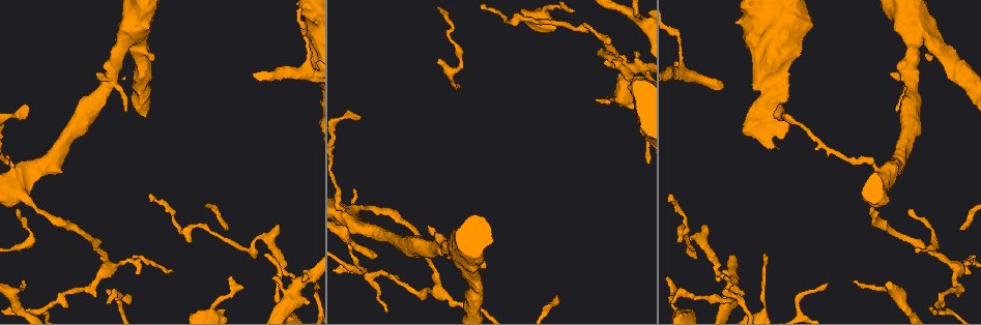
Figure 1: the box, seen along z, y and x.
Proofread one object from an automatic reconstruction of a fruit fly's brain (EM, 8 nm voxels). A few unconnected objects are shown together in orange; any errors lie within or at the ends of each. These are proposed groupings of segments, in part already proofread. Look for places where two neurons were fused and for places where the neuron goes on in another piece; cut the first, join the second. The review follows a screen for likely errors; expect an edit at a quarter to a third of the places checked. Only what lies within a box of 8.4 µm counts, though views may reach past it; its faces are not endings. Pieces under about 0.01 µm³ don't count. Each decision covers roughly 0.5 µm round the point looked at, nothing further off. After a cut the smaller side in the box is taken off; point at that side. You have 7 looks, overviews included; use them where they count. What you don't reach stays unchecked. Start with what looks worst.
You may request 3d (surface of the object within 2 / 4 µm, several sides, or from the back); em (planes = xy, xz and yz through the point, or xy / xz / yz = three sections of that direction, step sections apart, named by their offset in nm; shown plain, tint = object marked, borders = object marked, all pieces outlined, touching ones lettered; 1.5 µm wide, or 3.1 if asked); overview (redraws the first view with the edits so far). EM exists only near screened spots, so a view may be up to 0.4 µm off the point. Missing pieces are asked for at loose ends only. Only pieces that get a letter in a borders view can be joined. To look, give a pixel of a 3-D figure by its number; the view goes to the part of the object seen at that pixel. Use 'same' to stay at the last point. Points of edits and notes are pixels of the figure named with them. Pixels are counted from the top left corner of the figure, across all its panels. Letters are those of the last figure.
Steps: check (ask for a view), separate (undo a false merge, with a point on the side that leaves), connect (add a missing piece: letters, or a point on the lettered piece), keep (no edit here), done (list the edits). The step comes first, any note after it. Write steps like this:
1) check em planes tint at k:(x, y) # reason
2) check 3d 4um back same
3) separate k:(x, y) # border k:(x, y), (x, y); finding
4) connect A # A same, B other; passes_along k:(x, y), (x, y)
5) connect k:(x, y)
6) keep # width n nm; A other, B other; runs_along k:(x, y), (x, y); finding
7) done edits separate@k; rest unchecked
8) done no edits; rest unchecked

check em yz step 4 tint at 1:(912, 208) # an open end

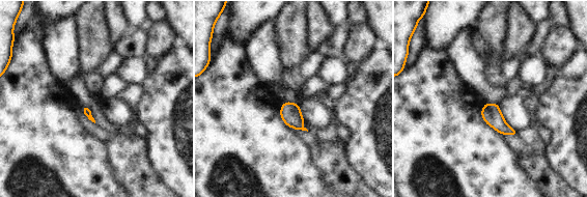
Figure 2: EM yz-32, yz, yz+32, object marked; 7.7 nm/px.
check em planes borders same

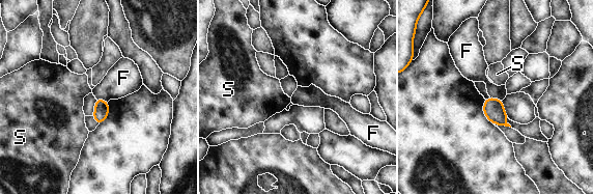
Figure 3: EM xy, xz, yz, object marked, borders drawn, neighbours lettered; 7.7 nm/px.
keep # longest_contact F 100 nm; F other, S other; border 3:(490, 96), (502, 100); none of them fits

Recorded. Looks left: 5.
check 3d 2um at 1:(780, 104) # end of a long branch

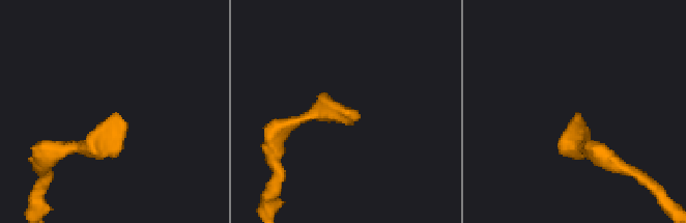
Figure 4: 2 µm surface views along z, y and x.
check em xy step 8 borders at 4:(582, 120) # shape alone is not enough

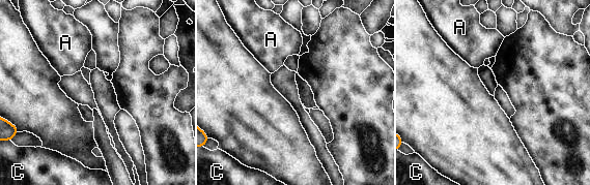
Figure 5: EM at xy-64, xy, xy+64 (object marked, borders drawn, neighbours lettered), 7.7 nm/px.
check em planes borders same

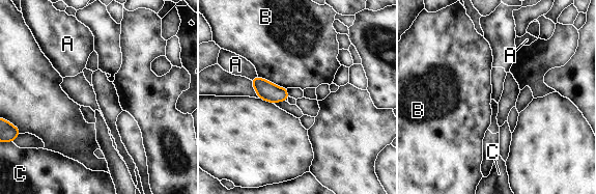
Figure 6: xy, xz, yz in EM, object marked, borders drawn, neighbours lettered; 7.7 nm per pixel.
keep # A other, B other, C other; border 6:(258, 76), (286, 89); none of them fits

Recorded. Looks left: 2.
check em xz step 4 borders at 1:(352, 190) # an open end

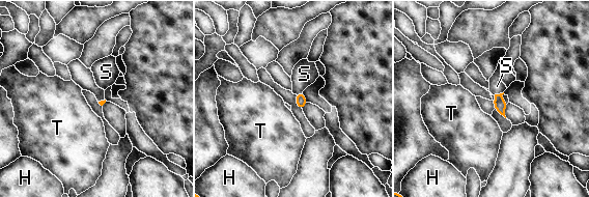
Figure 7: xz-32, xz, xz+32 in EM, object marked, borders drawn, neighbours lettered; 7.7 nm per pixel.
connect 7:(497, 86) # H other, S same, T other; the neuron continues

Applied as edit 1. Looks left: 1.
done edits connect@7; rest unchecked

